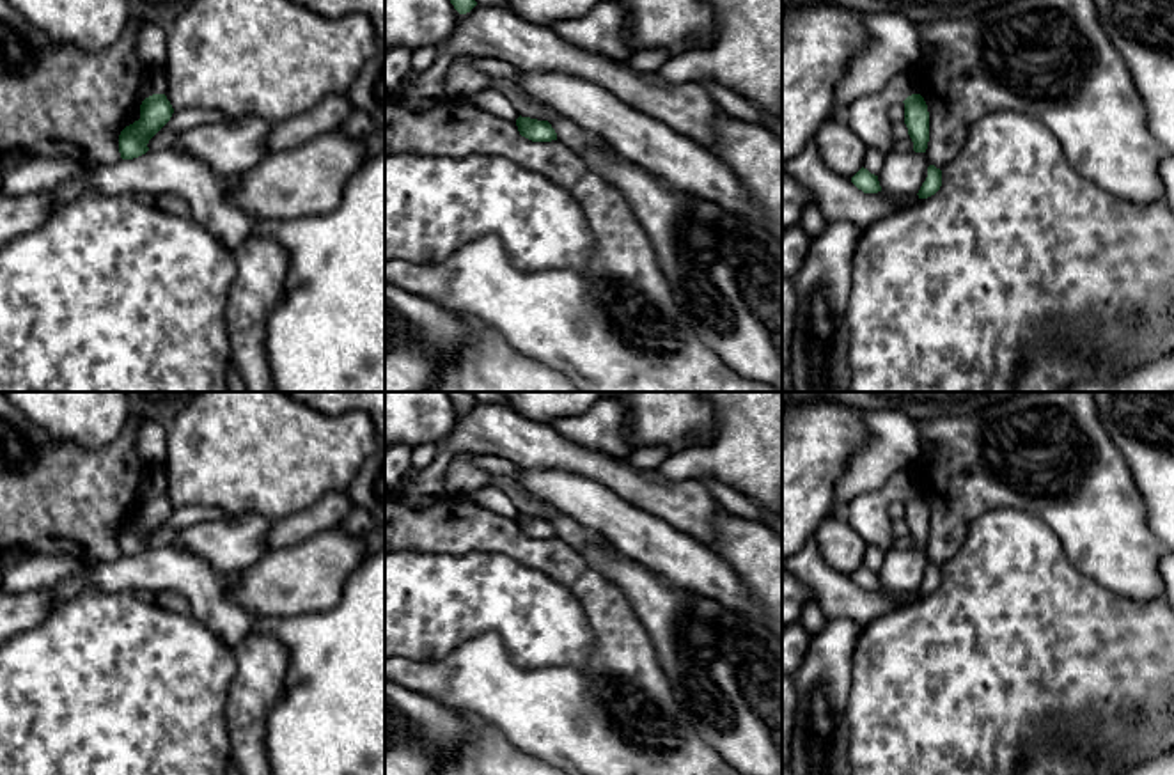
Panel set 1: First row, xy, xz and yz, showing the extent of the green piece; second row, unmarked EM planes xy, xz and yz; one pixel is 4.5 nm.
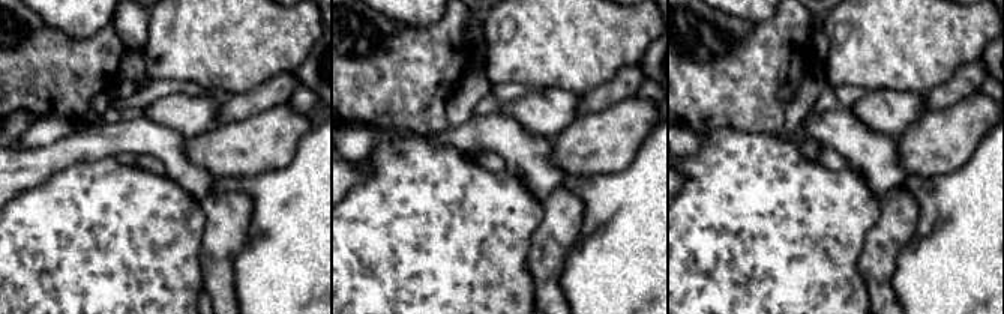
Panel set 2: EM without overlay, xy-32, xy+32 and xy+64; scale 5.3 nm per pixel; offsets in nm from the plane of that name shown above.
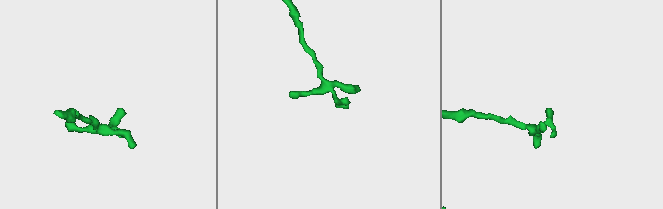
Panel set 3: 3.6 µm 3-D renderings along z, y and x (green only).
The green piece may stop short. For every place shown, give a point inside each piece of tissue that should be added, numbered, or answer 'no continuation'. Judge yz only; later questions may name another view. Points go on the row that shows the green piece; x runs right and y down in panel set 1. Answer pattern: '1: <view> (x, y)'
no continuation

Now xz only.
no continuation

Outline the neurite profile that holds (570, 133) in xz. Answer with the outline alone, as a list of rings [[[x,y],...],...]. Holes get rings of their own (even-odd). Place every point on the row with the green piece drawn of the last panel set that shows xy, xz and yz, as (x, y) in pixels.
[[[559,117],[553,121],[548,121],[552,128],[557,133],[557,140],[560,140],[564,145],[567,145],[573,153],[580,154],[582,149],[587,144],[587,131],[578,126],[576,122]]]

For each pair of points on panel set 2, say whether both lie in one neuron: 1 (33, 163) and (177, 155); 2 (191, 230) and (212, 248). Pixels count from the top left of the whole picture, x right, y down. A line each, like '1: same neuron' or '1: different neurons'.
1: same neuron
2: different neurons

